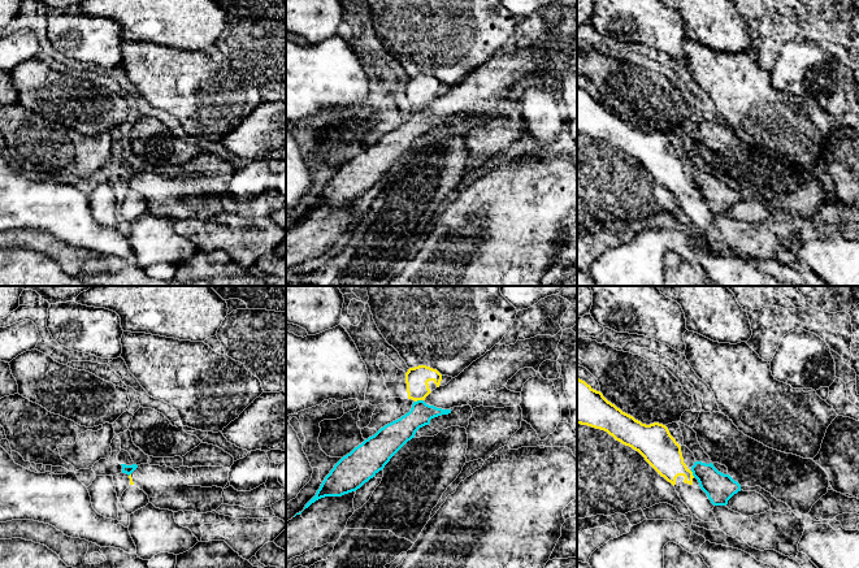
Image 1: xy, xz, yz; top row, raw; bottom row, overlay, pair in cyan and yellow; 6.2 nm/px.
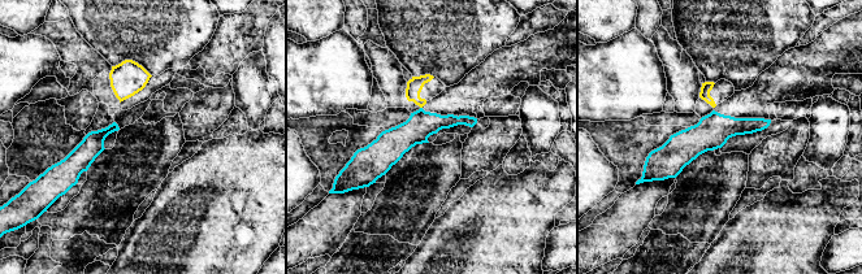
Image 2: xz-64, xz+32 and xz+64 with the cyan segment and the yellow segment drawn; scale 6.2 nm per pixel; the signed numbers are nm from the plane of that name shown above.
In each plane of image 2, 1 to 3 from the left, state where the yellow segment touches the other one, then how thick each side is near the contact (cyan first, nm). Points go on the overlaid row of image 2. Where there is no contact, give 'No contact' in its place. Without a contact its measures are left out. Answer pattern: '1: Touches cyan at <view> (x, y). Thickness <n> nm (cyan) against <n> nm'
1: No contact
2: No contact
3: No contact

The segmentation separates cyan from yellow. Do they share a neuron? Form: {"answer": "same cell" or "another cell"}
{"answer": "another cell"}

